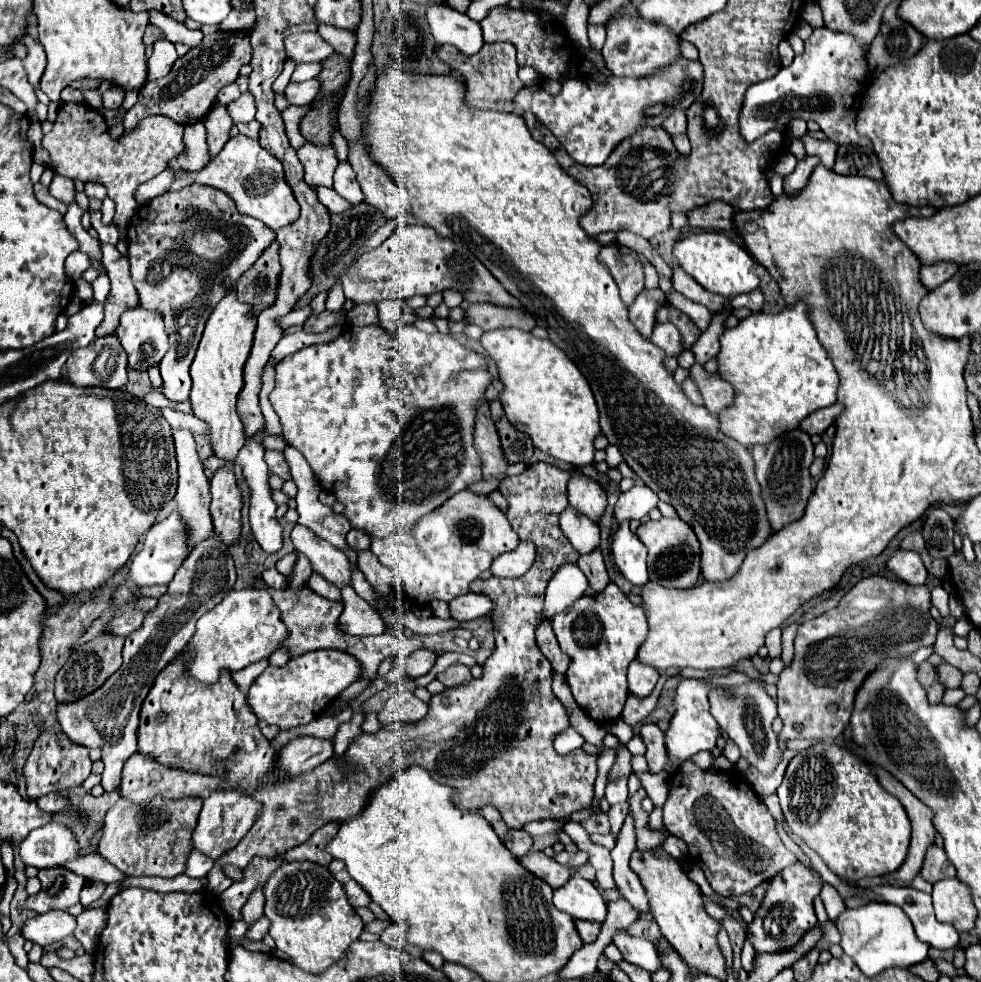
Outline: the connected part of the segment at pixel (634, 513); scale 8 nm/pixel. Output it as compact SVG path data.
M635 484L629 492L623 492L615 504L615 520L617 522L625 522L625 520L641 520L643 516L649 514L651 508L657 506L657 494L643 486L643 484Z

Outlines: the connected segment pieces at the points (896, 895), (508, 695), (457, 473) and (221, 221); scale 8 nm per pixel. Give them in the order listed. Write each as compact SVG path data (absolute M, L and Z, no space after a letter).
M873 886L869 888L869 892L875 892L885 902L891 902L903 908L909 920L913 922L917 936L929 946L939 950L949 950L957 946L959 934L953 928L953 924L941 924L935 918L931 894L919 892L915 888L897 888L897 886Z
M537 462L531 464L525 472L505 478L503 484L499 486L499 492L507 498L507 502L511 502L509 504L511 508L507 510L507 518L513 530L519 534L521 540L531 540L533 544L537 544L537 560L523 578L515 578L515 580L499 578L499 576L491 576L489 580L477 578L469 586L469 592L491 596L491 600L495 602L495 610L487 616L493 622L493 636L497 648L483 664L483 676L479 680L471 680L465 686L445 688L443 692L435 694L429 702L427 716L417 724L389 724L375 734L359 734L351 742L345 754L345 760L355 764L347 772L343 772L333 760L327 760L325 764L309 772L309 784L303 784L303 778L289 778L283 780L281 784L263 782L259 784L257 790L249 790L251 796L255 796L263 804L261 818L253 824L253 828L247 832L241 844L237 844L237 848L225 852L225 856L221 856L221 860L215 862L209 884L209 890L213 894L221 894L231 884L231 880L221 870L223 864L235 864L239 868L245 868L249 860L255 856L265 856L265 858L281 856L289 848L303 844L323 824L331 820L347 820L361 814L369 802L371 792L375 792L379 786L389 782L397 772L409 768L411 764L423 766L437 782L453 788L455 790L453 802L457 804L457 808L475 810L491 804L499 810L499 814L509 828L522 829L523 824L531 820L569 818L573 812L585 808L591 808L595 814L601 814L601 808L593 804L597 758L585 754L583 750L575 750L567 756L559 756L553 750L553 738L557 732L569 726L569 716L551 690L553 668L535 642L535 628L541 622L543 598L549 580L563 564L577 562L579 558L577 550L559 530L559 514L567 508L567 482L569 482L569 472L559 470L545 462Z
M347 326L343 330L343 334L329 342L329 344L317 344L311 348L303 348L287 358L283 358L277 366L277 376L275 376L275 388L269 394L269 400L279 416L281 428L283 428L283 438L287 444L295 446L305 460L309 462L313 474L317 476L319 484L323 490L329 490L335 494L337 502L341 502L345 506L343 516L349 520L351 528L359 528L363 532L367 532L371 538L387 538L391 534L407 534L409 530L413 530L413 526L417 524L417 520L435 510L437 506L441 506L445 500L449 500L453 494L465 490L467 486L471 486L473 482L481 480L481 460L477 450L473 448L473 424L475 424L475 404L485 396L485 388L491 384L491 376L487 372L487 364L485 360L467 350L465 346L461 346L457 340L453 340L449 334L425 334L421 330L417 330L415 326L403 326L397 334L397 338L393 338L391 334L387 334L381 326Z
M191 184L177 192L161 194L153 198L153 202L147 202L137 208L127 228L129 266L141 306L145 310L159 312L165 320L165 330L169 334L169 350L159 362L159 370L163 378L161 392L167 400L171 402L189 400L189 390L191 390L189 366L197 352L197 344L201 340L209 314L223 300L225 292L233 288L237 278L253 266L257 256L261 256L261 252L269 248L269 244L273 244L273 240L275 240L273 230L265 228L263 222L251 216L239 214L233 200L229 200L225 192L203 184Z

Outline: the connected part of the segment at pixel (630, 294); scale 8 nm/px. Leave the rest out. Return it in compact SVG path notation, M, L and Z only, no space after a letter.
M611 242L601 248L597 256L613 276L613 280L619 286L621 300L631 306L633 300L641 294L643 290L643 264L637 256L637 252L631 252L629 248Z

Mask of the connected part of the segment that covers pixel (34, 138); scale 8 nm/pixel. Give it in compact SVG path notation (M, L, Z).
M33 122L31 124L31 128L27 132L27 138L29 138L33 148L41 148L41 138L43 138L43 134L41 134L41 122Z

